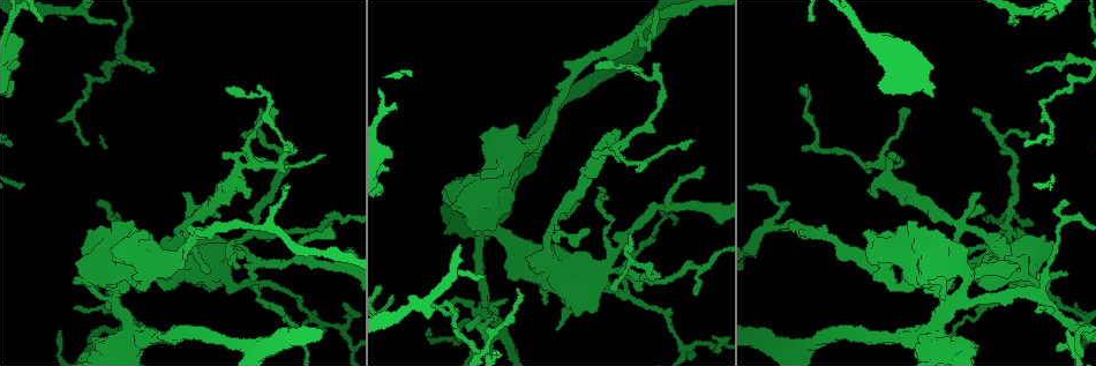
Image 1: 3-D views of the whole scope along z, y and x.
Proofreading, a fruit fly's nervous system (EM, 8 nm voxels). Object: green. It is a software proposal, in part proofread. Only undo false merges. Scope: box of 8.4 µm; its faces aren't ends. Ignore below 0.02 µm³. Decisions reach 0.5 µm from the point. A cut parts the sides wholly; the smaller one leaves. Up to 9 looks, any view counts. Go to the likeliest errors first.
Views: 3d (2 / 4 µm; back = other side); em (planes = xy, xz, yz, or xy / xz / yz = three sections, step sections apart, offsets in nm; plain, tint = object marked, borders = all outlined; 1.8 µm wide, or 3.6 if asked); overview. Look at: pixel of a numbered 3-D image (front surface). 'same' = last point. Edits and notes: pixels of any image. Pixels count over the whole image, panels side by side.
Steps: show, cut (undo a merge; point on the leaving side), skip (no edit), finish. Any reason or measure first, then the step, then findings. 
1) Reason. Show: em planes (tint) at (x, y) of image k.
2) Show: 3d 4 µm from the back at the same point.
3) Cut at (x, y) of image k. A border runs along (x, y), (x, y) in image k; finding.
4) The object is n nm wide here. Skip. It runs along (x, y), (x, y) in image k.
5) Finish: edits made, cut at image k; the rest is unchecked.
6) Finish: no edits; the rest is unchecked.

Small branch off a trunk. Show: 3d 4 µm at (116, 300) of image 1.

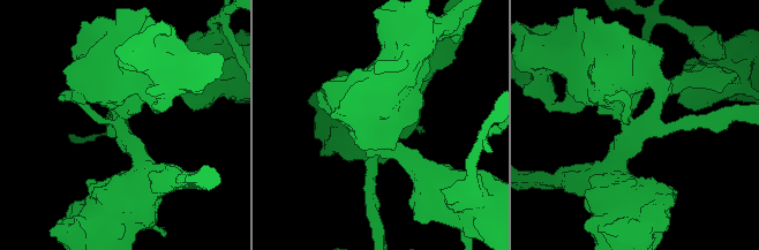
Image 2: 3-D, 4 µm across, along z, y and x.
Show: em 3.6 µm yz step 8 (tint) at (120, 124) of image 2.

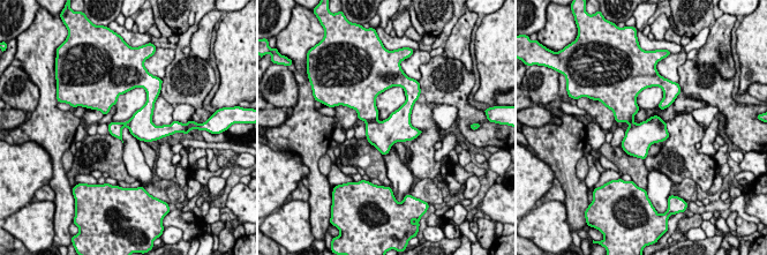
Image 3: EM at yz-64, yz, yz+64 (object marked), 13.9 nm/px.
Cut it another way. Show: em 3.6 µm planes (borders) at the same point.

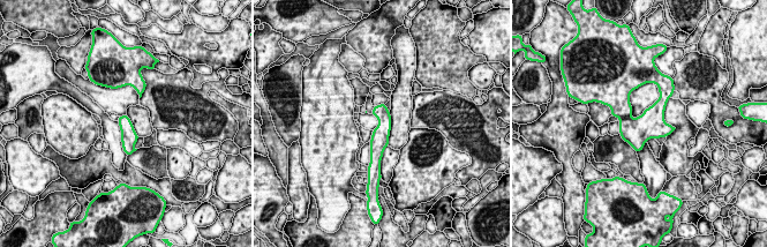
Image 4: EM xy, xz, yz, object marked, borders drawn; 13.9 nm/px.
The object is 220 nm wide here. Skip. Continuous, no second neuron.

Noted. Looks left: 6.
Arms part here. Show: 3d 2 µm at (888, 170) of image 1.

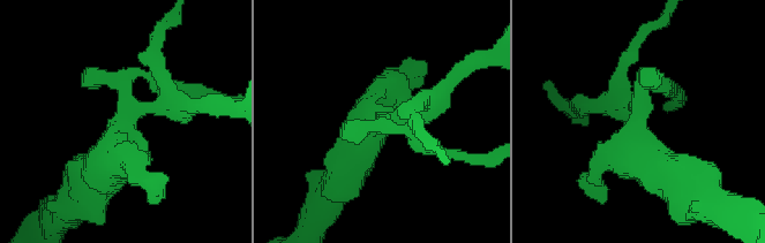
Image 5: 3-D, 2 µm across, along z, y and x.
Shape alone is not enough. Show: em xy step 8 (tint) at (642, 114) of image 5.

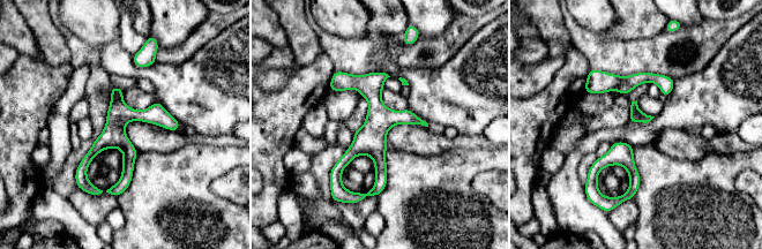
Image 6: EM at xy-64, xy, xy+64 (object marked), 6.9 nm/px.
Cut it another way. Show: em planes (tint) at the same point.

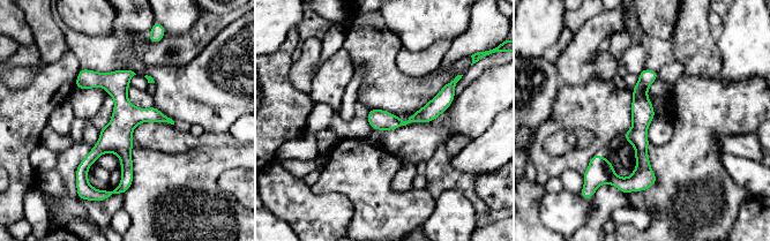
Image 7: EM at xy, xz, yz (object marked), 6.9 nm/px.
Skip. It runs along (82, 72), (121, 100), (120, 190) in image 7; one neuron here.

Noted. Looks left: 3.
Calibre changes. Show: em 3.6 µm planes (borders) at (998, 268) of image 1.

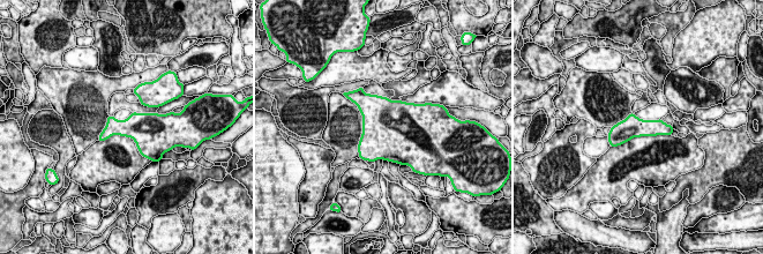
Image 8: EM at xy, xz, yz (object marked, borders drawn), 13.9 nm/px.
The object is 300 nm wide here. Skip. One neuron here.

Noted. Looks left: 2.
Three arms meet. Show: em planes (tint) at (250, 282) of image 1.

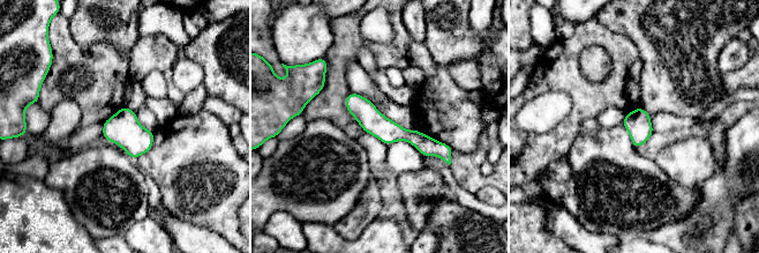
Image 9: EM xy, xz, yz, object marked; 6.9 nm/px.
Skip. It runs along (348, 99), (388, 132), (444, 150) in image 9; one neuron here.

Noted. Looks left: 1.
Finish: no edits; the rest is unchecked.

